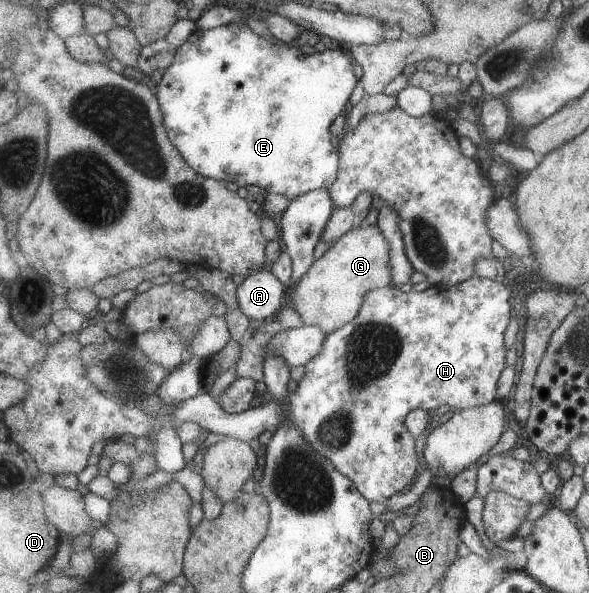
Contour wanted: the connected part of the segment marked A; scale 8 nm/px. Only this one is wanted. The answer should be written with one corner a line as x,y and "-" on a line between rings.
272,271
255,272
238,285
238,307
251,323
269,319
286,304
289,287
282,285
282,281

